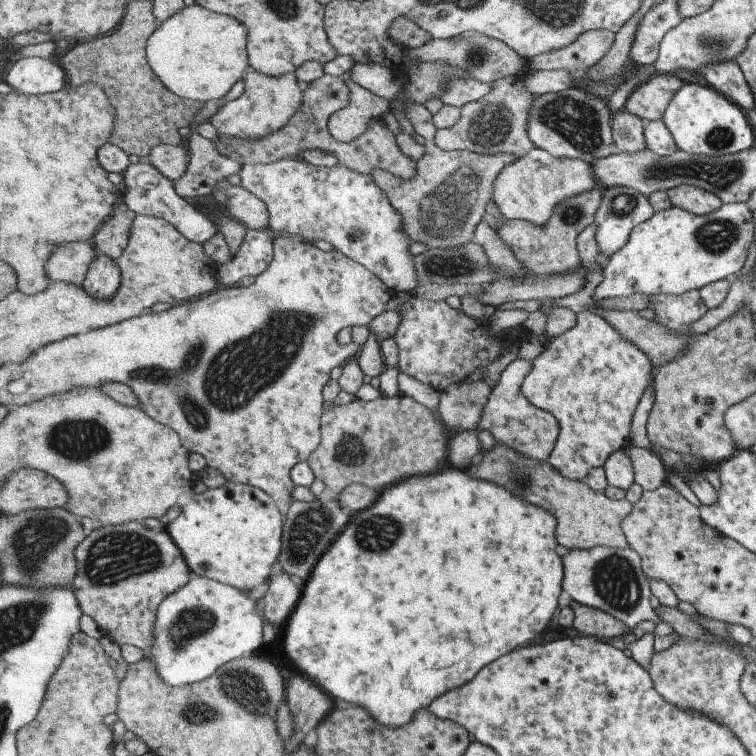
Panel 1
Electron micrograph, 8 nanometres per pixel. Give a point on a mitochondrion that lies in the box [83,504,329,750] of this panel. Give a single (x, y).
(240, 689)

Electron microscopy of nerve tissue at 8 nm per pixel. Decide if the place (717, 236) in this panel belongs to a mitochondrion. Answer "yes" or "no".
yes

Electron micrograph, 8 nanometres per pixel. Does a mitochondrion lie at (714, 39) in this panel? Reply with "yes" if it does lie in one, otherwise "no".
yes

